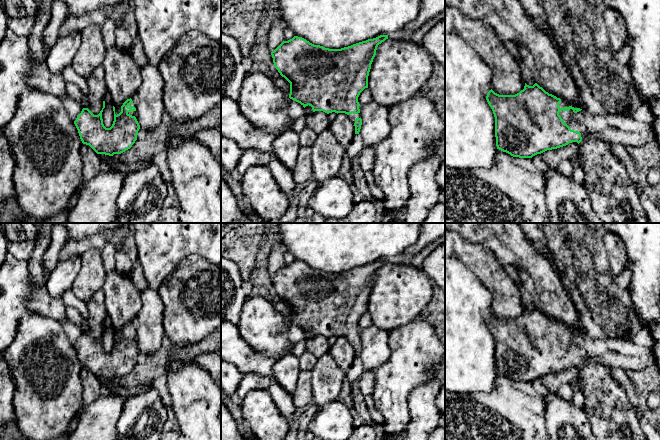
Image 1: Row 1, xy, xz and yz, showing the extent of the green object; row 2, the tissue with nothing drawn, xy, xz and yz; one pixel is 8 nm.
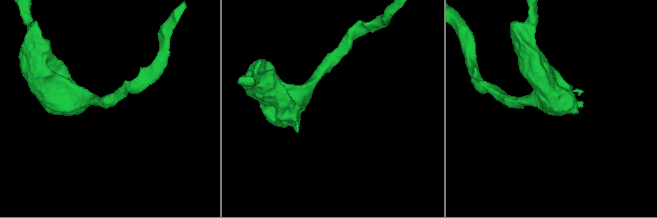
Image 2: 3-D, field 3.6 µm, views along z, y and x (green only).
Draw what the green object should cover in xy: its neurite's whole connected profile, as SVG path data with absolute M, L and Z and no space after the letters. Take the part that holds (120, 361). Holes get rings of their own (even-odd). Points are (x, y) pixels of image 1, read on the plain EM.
M127 323L123 329L121 330L121 336L119 338L115 338L115 331L113 330L113 335L114 335L114 345L113 348L110 352L106 352L103 348L103 343L102 343L102 336L103 333L105 332L105 325L103 325L103 332L100 335L100 337L98 339L94 339L88 332L83 332L81 337L77 340L76 344L74 345L74 348L78 354L80 363L82 365L83 368L89 369L97 378L105 378L105 379L109 379L109 380L113 380L114 378L121 378L123 376L125 376L126 374L130 373L132 371L132 369L135 367L135 365L137 364L137 359L138 359L138 355L140 353L140 349L136 343L136 328L132 325L132 323Z

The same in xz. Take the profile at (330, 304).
M380 259L341 273L329 273L294 260L288 265L283 265L271 279L275 292L290 307L290 323L304 332L311 330L313 336L347 338L354 347L355 358L359 358L362 343L358 321L368 312L368 300L377 271L386 263L388 259Z

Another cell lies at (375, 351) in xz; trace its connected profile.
M372 325L361 330L362 349L360 359L365 371L375 371L390 357L389 332Z

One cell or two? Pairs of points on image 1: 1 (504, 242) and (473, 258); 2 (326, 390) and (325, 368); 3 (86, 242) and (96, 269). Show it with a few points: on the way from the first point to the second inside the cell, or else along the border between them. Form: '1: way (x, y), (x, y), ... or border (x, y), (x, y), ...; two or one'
1: border (468, 240), (487, 247), (503, 267); two
2: way (326, 385), (326, 373); one
3: border (100, 250), (88, 248), (79, 257); two

